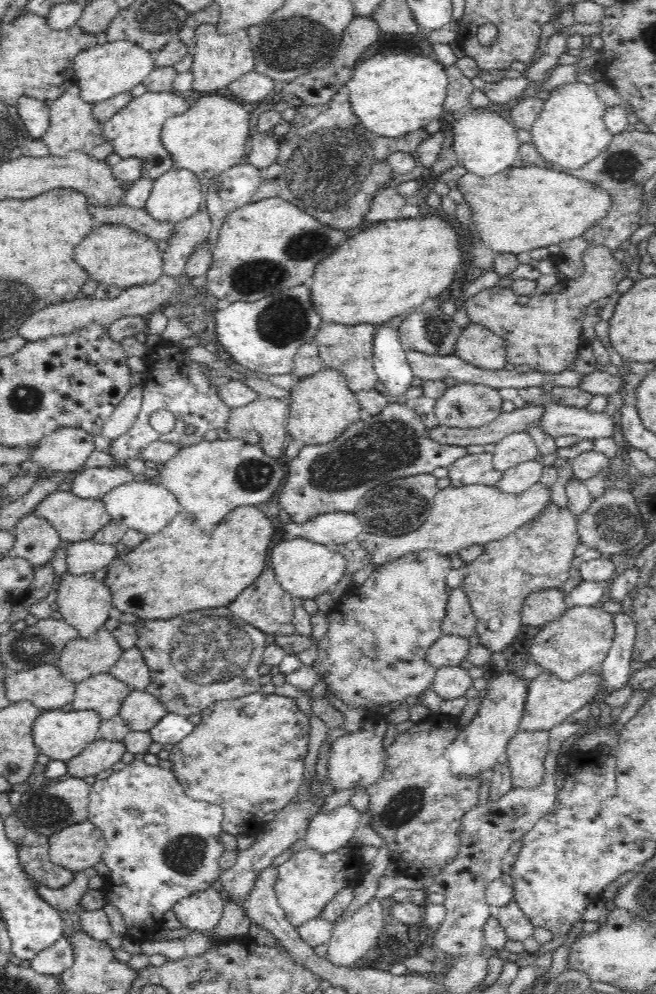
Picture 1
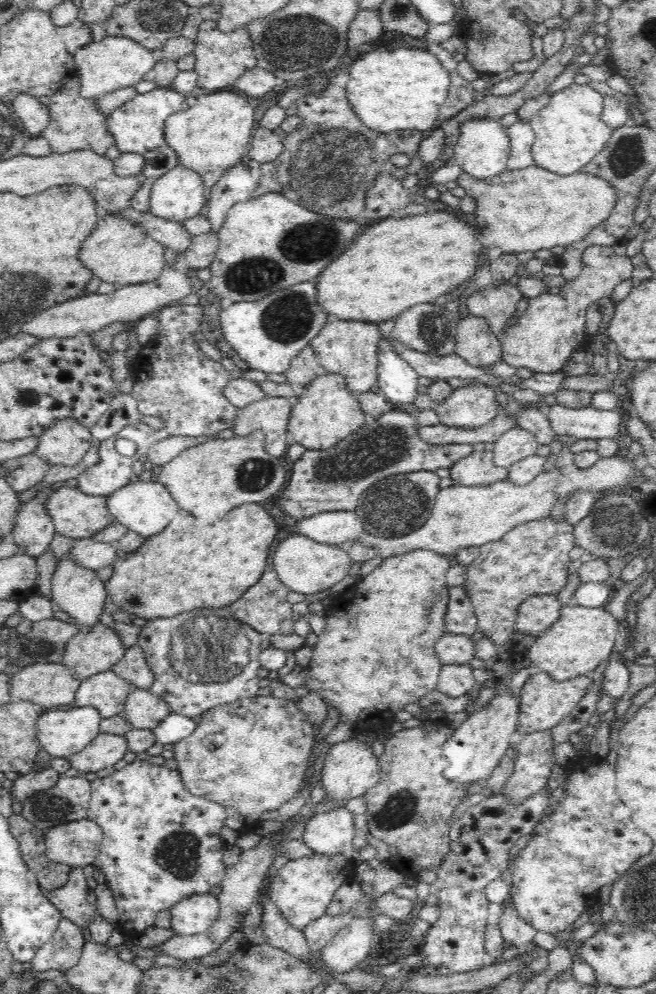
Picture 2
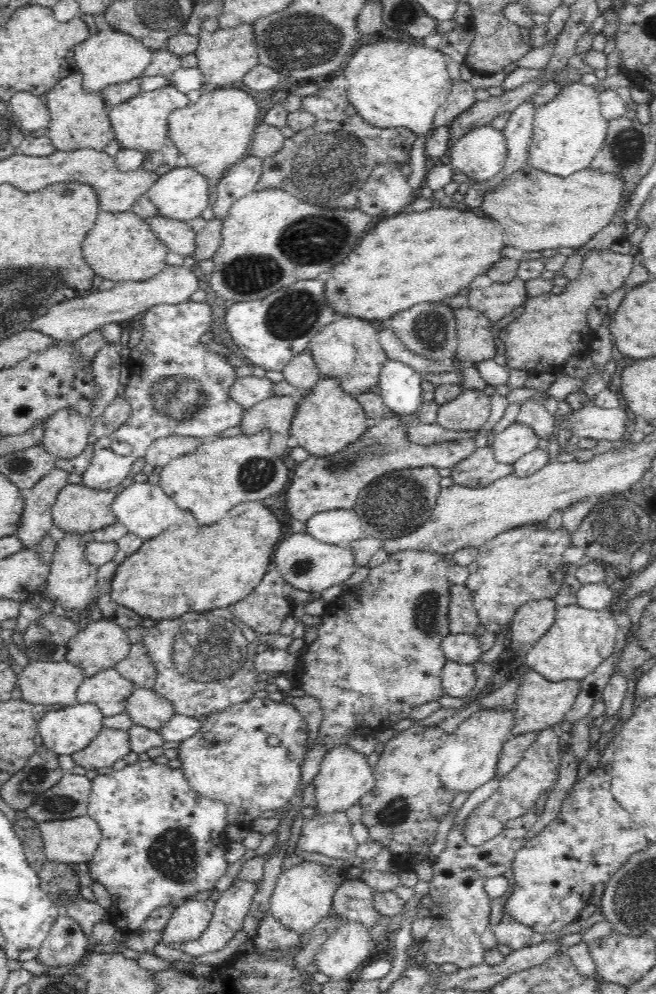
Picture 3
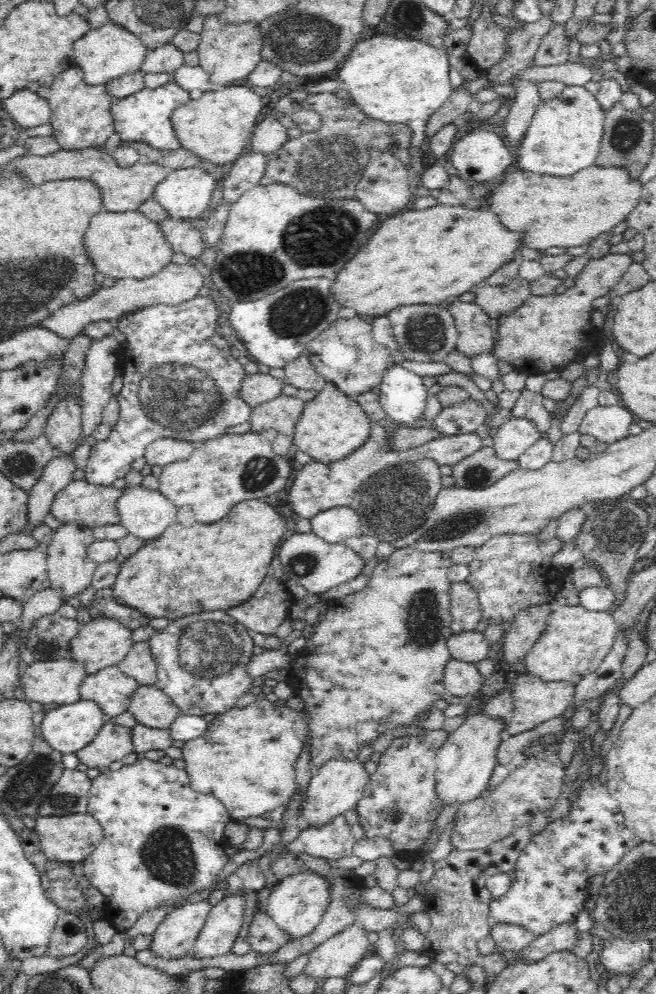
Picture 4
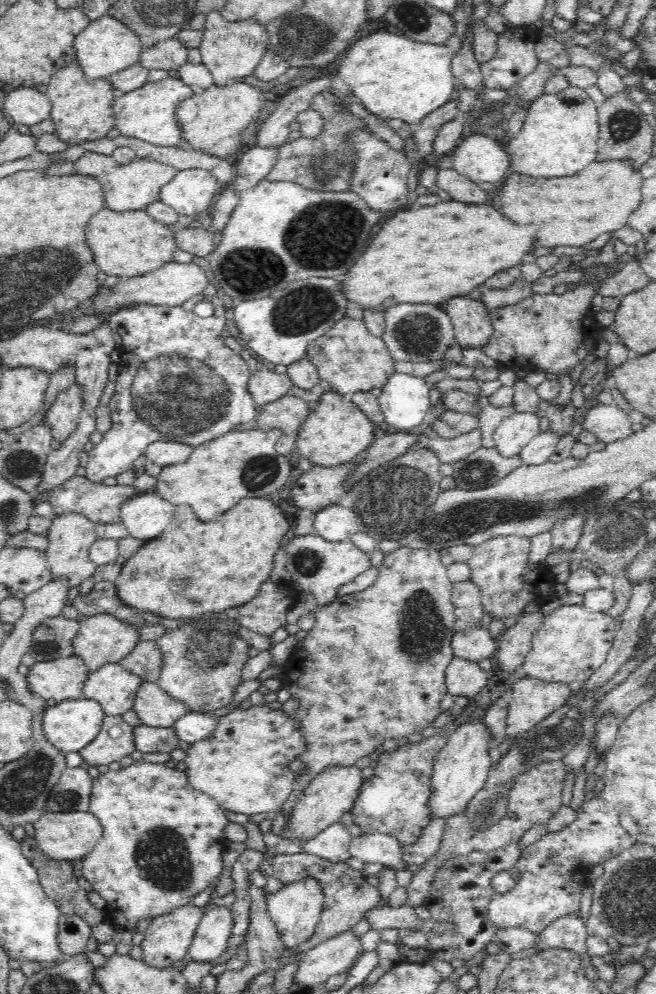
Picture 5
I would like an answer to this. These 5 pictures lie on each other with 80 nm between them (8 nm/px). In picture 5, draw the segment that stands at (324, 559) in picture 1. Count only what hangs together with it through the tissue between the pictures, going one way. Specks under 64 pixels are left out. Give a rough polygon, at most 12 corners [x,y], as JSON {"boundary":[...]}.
{"boundary":[[289,536],[291,580],[330,604],[372,566],[352,541]]}

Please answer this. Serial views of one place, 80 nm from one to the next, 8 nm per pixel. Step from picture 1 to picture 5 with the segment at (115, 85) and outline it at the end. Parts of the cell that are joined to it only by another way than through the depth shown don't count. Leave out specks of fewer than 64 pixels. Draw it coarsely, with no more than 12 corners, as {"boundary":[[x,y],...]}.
{"boundary":[[106,13],[74,39],[87,79],[139,62],[139,36]]}

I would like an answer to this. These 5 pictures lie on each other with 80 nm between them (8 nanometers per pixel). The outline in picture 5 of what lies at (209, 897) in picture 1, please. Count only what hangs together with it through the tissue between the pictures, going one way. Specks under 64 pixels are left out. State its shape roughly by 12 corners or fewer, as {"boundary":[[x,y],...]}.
{"boundary":[[204,906],[155,917],[141,960],[164,970],[187,957]]}

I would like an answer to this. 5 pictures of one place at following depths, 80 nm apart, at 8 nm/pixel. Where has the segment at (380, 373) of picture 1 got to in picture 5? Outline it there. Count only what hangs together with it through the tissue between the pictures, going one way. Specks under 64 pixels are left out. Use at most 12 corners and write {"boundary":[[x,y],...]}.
{"boundary":[[394,372],[379,396],[395,432],[420,426],[431,410],[422,377]]}

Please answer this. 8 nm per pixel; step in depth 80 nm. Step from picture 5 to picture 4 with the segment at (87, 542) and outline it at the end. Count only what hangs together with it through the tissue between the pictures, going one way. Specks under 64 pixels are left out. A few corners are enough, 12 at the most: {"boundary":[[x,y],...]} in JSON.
{"boundary":[[62,523],[47,546],[50,587],[64,602],[92,582],[93,529]]}

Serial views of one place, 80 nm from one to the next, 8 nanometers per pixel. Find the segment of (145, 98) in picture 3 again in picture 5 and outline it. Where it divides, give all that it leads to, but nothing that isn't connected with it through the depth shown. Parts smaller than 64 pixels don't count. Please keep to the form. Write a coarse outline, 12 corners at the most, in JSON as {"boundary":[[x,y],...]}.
{"boundary":[[175,73],[115,97],[121,135],[156,146],[183,138],[176,109],[192,95]]}

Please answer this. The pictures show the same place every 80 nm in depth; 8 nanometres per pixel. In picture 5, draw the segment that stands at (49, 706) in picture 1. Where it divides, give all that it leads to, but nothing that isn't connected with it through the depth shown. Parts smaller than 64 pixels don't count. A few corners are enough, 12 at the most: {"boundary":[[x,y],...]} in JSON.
{"boundary":[[75,655],[38,660],[28,687],[56,703],[83,699],[91,674]]}

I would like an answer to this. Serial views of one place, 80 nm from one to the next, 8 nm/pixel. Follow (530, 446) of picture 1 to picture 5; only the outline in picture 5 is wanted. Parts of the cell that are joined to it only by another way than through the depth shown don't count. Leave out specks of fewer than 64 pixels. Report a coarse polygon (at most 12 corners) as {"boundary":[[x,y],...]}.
{"boundary":[[513,412],[494,431],[495,448],[511,457],[540,432],[532,412]]}

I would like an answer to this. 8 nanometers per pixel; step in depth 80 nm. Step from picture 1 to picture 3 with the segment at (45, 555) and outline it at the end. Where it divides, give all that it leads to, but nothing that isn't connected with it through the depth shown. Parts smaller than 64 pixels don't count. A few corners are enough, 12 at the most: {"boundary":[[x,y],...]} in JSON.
{"boundary":[[56,466],[25,493],[16,535],[34,549],[54,524],[51,510],[68,484]]}

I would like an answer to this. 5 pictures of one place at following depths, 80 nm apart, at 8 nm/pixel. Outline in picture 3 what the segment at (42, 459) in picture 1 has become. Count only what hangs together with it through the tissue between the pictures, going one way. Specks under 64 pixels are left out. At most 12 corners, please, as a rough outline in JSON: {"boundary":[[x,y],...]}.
{"boundary":[[72,407],[45,423],[41,443],[54,458],[89,445],[87,419]]}

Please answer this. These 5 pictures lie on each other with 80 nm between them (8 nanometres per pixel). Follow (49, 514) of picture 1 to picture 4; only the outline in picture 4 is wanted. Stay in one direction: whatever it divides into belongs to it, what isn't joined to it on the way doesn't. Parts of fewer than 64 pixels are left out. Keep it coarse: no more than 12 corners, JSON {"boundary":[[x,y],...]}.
{"boundary":[[69,482],[50,512],[93,529],[120,523],[124,489]]}

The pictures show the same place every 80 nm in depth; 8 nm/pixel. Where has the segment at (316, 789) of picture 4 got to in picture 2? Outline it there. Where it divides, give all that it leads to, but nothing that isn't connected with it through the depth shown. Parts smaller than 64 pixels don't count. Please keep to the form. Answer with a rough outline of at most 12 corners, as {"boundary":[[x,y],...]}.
{"boundary":[[350,738],[324,756],[324,802],[344,806],[380,780],[372,746]]}

